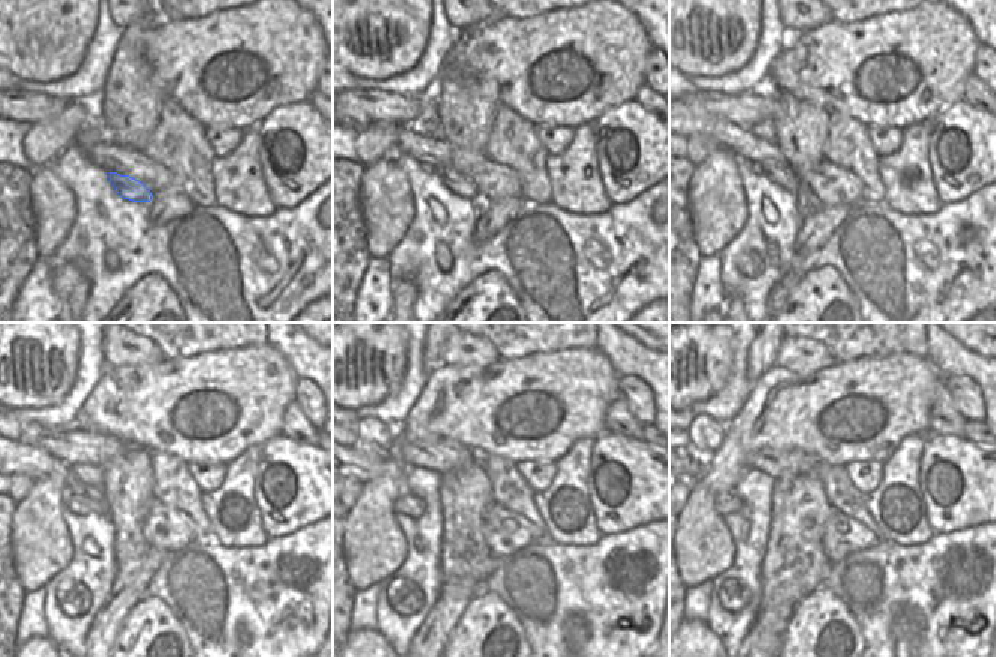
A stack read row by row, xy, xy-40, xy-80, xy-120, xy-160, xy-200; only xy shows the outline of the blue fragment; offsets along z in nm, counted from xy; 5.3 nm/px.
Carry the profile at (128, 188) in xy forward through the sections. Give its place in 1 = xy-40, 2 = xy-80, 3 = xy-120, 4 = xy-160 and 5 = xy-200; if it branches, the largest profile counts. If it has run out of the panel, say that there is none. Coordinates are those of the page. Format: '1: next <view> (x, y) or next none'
1: next xy-40 (458, 183)
2: next xy-80 (782, 174)
3: next xy-120 (75, 504)
4: next xy-160 (410, 506)
5: next xy-200 (725, 503)

